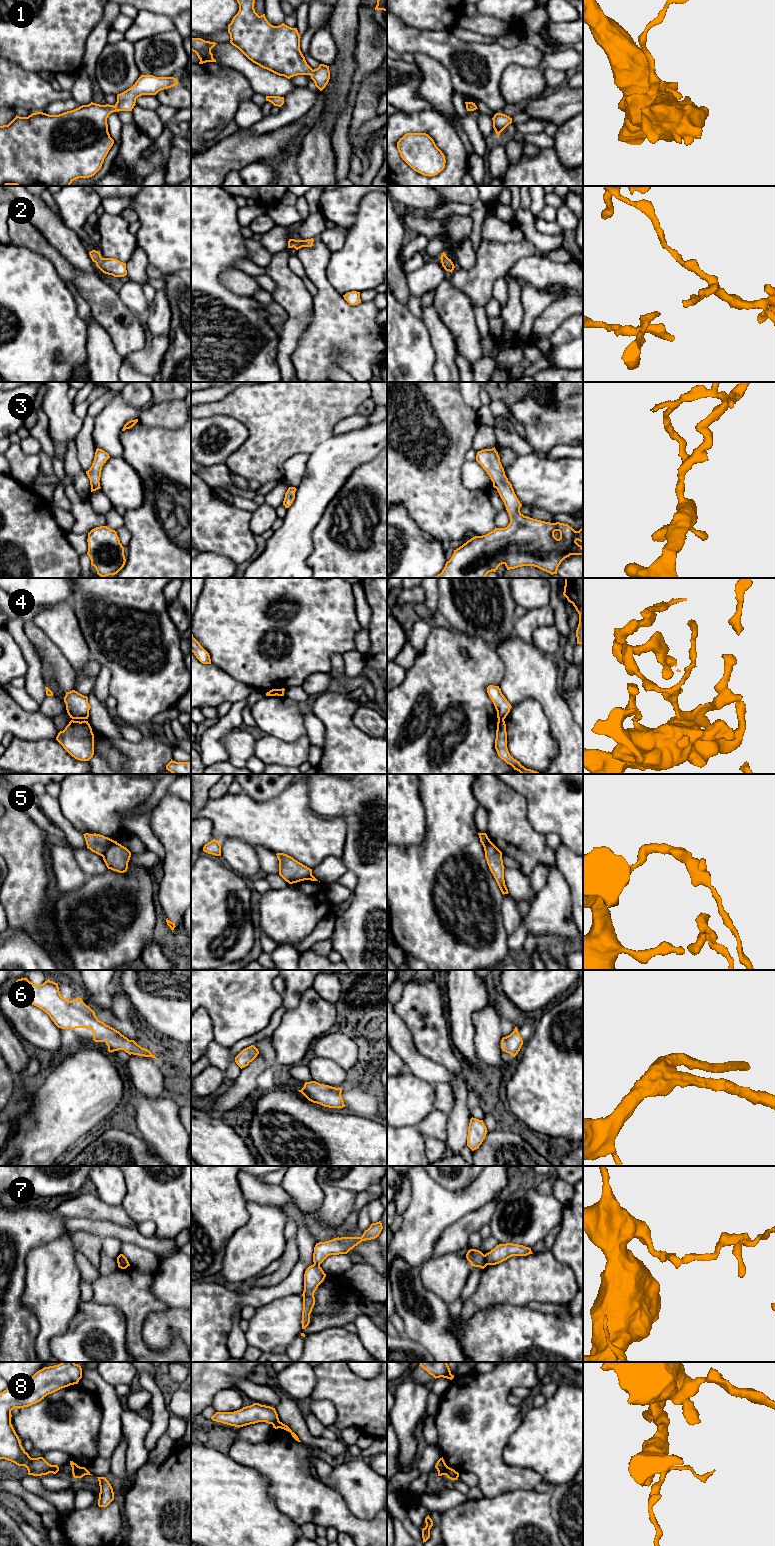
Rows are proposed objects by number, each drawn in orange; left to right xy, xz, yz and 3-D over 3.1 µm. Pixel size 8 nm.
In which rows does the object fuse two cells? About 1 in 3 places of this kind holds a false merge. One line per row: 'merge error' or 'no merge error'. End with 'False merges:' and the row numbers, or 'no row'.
1: no merge error
2: no merge error
3: no merge error
4: merge error
5: merge error
6: no merge error
7: merge error
8: merge error
False merges: 4, 5, 7, 8

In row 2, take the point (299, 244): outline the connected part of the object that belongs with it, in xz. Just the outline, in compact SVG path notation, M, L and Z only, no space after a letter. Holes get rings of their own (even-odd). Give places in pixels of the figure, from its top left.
M289 239L288 241L288 248L295 248L296 250L302 248L302 247L312 247L313 246L314 239L306 239L306 240L295 240L295 239Z

